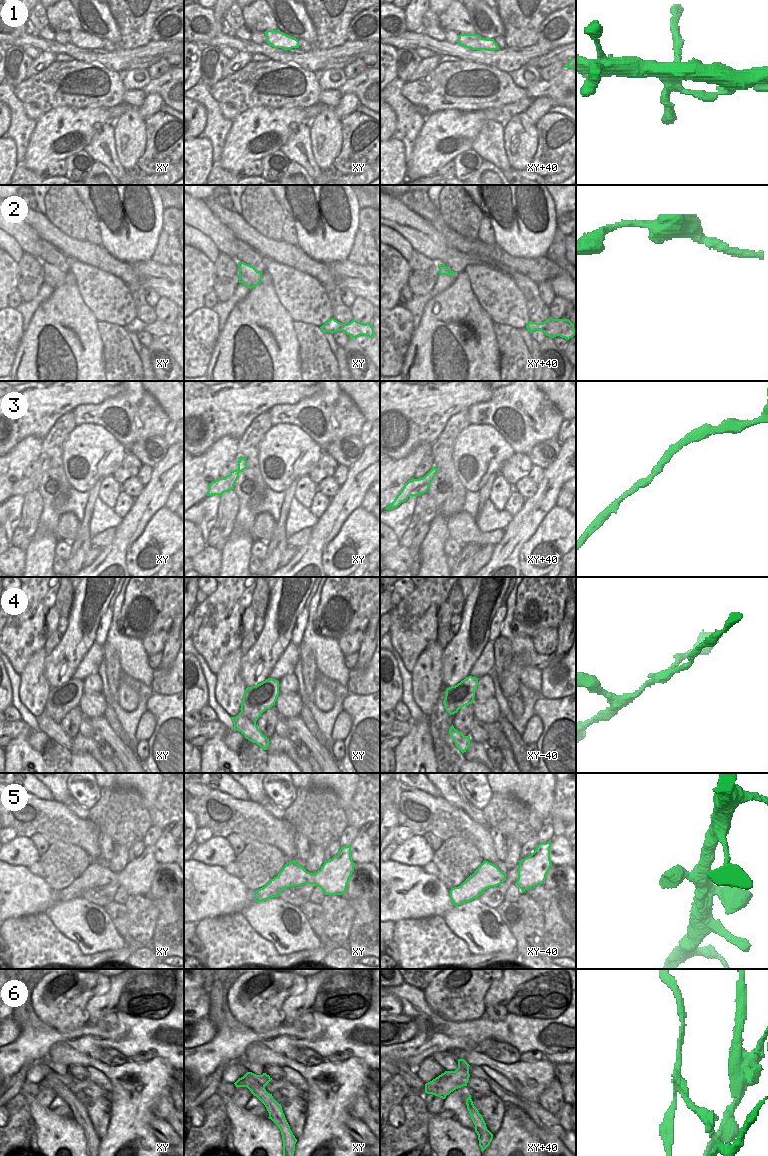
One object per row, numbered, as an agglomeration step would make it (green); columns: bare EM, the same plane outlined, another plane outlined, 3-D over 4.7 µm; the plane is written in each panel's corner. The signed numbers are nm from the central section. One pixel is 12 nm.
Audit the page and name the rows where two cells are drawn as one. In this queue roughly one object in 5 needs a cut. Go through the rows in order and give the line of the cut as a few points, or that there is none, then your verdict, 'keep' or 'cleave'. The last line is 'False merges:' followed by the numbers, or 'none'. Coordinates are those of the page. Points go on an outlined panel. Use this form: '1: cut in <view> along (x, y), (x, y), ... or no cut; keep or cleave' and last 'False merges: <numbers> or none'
1: no cut; keep
2: no cut; keep
3: no cut; keep
4: cut in xy along (241, 711), (246, 717), (258, 717); cleave
5: no cut; keep
6: cut in xy along (256, 1075), (256, 1080), (264, 1087); cleave
False merges: 4, 6

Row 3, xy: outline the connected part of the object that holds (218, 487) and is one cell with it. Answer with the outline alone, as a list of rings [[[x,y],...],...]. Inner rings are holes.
[[[240,456],[238,462],[238,468],[230,472],[225,478],[219,478],[209,484],[207,496],[219,495],[224,492],[228,492],[234,488],[234,485],[239,477],[239,473],[247,469],[246,458]]]

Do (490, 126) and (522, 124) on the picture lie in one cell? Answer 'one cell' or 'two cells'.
two cells

